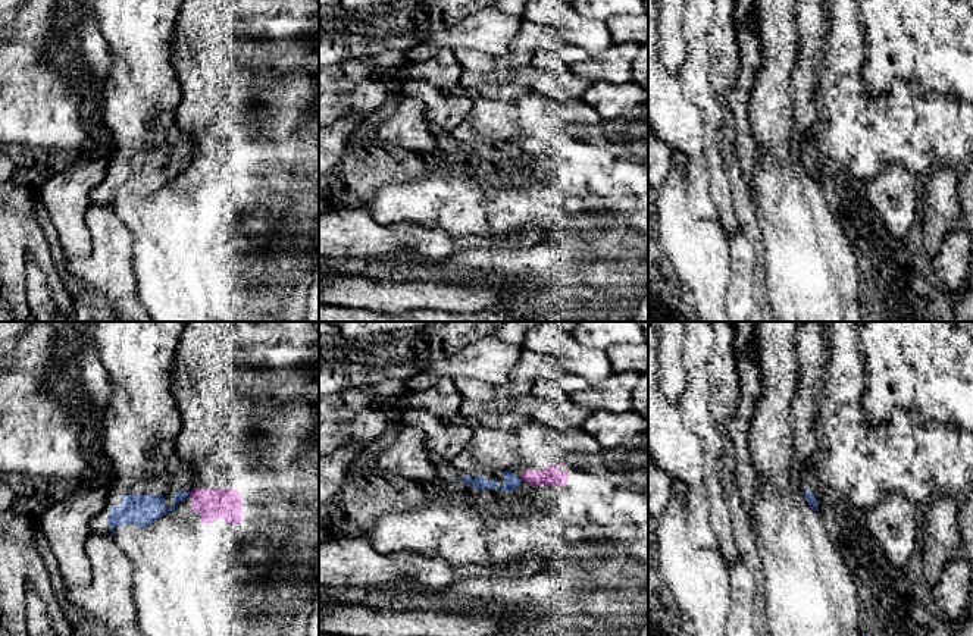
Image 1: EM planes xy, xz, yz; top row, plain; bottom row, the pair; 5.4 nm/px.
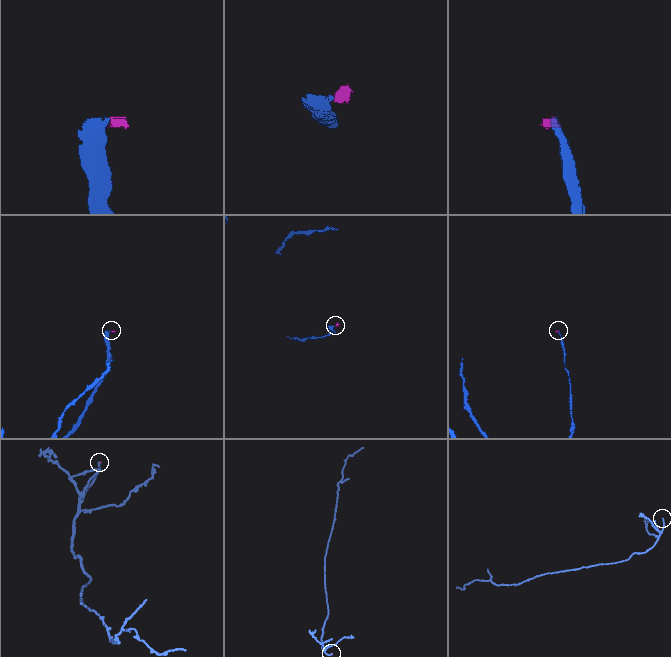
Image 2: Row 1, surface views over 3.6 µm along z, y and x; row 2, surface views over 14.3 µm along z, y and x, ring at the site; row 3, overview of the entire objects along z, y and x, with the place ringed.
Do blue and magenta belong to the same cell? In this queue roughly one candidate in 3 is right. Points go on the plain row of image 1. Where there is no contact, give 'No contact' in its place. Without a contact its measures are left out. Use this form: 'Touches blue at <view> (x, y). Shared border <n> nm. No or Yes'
Touches blue at xz (519, 149). Shared border 40 nm. No

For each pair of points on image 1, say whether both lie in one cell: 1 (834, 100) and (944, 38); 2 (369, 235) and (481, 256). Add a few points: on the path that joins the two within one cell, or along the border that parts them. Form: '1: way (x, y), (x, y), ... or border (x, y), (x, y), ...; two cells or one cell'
1: way (854, 69), (857, 60), (878, 40), (913, 40); one cell
2: border (488, 246), (456, 250), (438, 260); two cells

